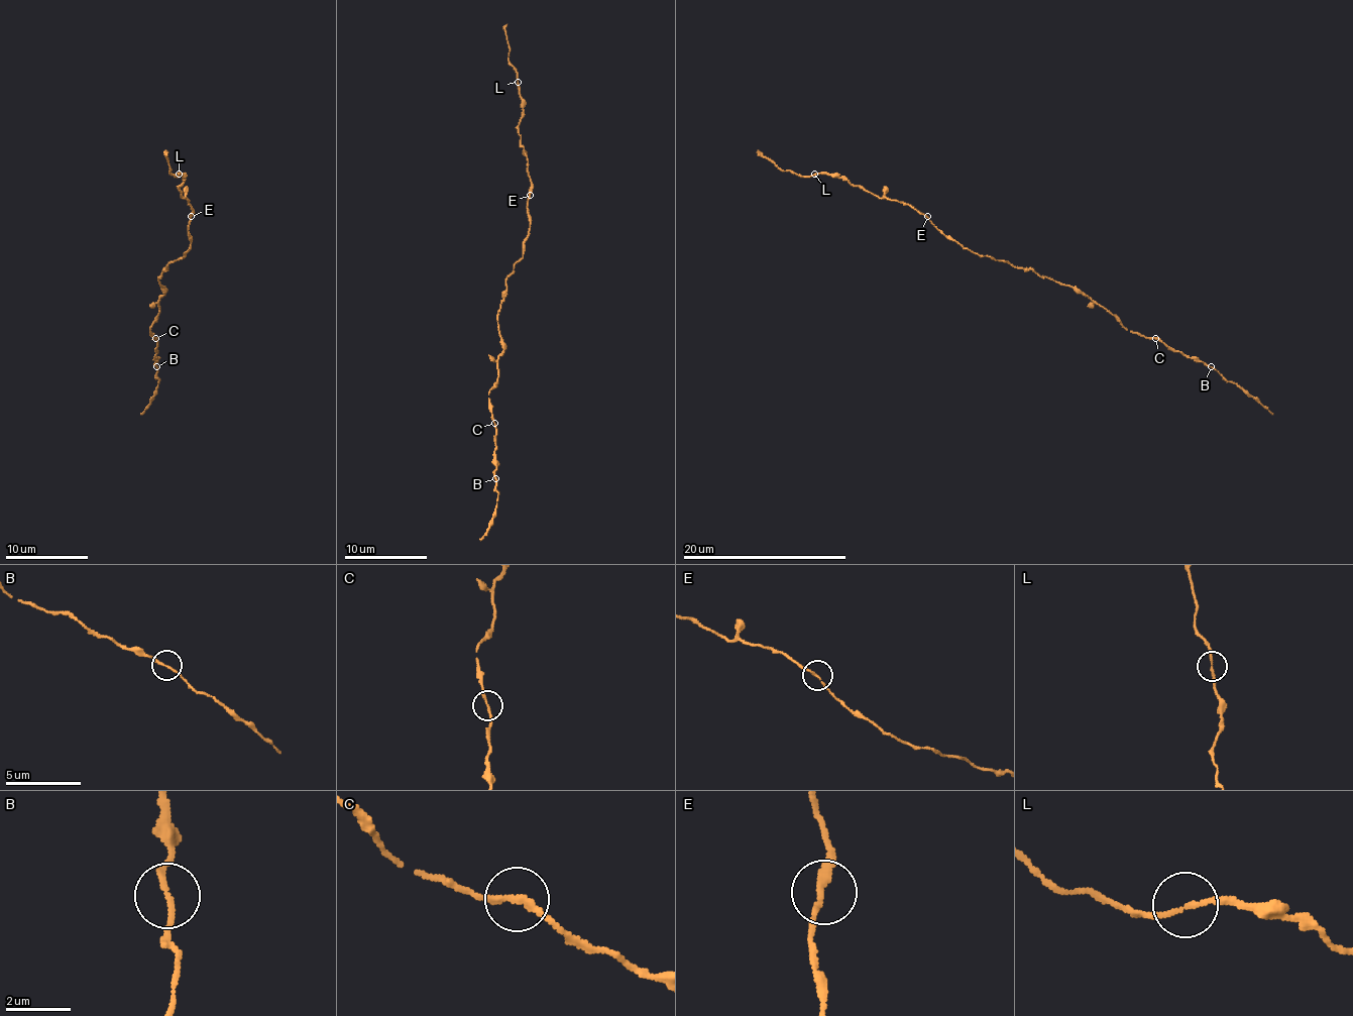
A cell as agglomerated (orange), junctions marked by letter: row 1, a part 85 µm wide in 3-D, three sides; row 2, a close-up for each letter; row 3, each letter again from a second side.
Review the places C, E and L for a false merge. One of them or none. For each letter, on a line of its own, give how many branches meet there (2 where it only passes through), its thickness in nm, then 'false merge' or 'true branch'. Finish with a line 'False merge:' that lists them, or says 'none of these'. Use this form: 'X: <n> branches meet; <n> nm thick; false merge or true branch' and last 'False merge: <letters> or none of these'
C: 2 branches meet; 170 nm thick; true branch
E: 2 branches meet; 170 nm thick; true branch
L: 2 branches meet; 150 nm thick; true branch
False merge: none of these

